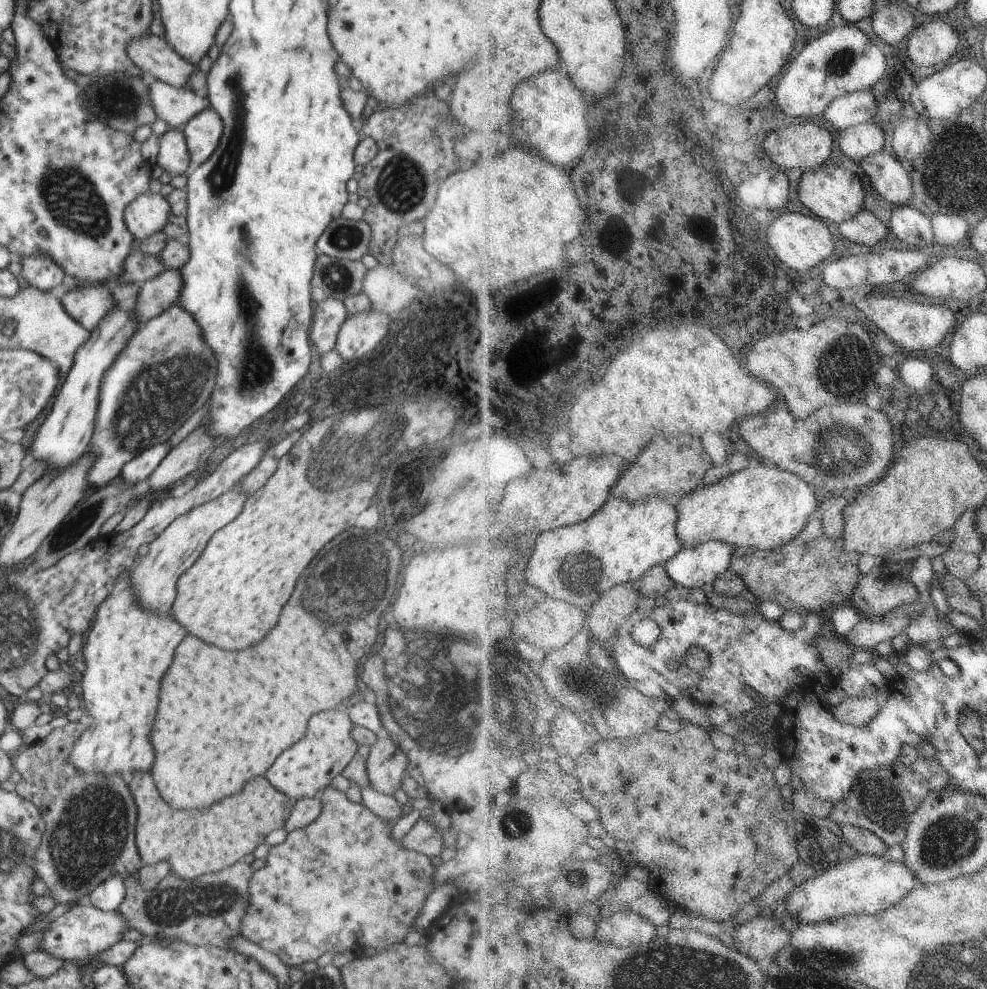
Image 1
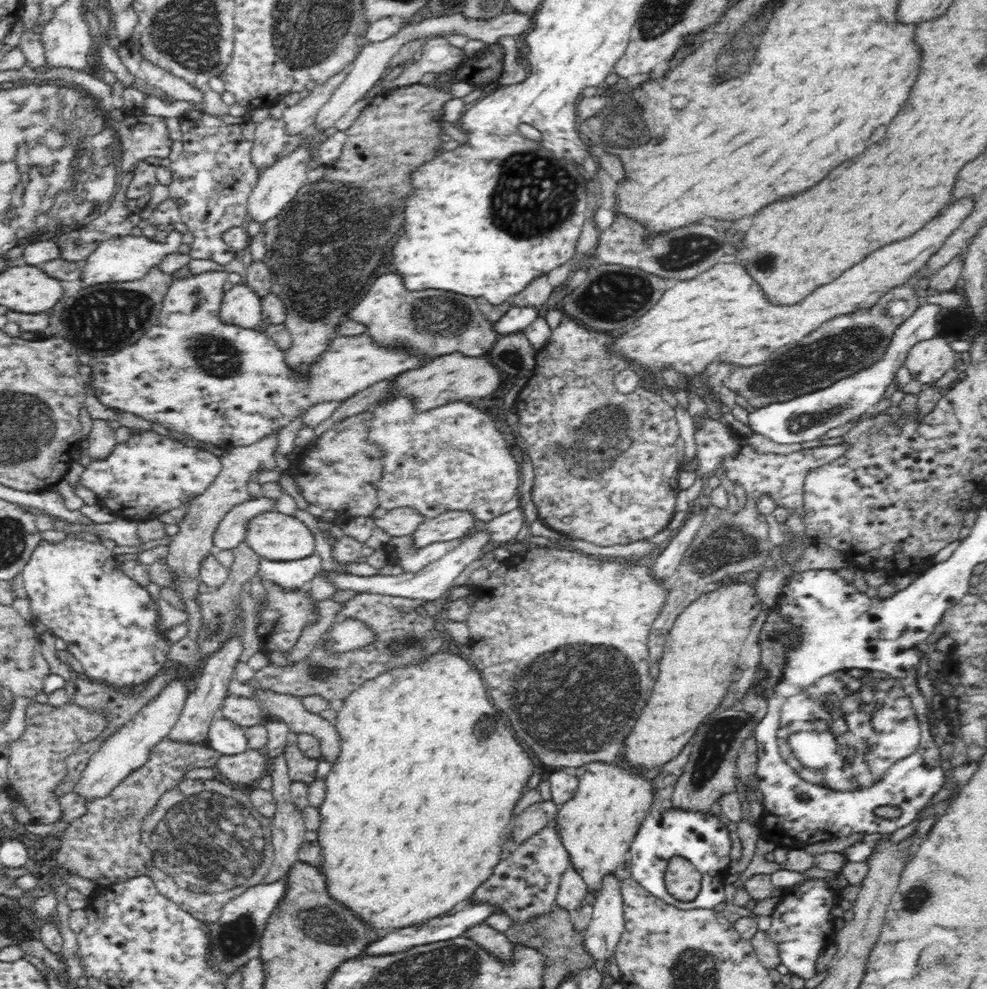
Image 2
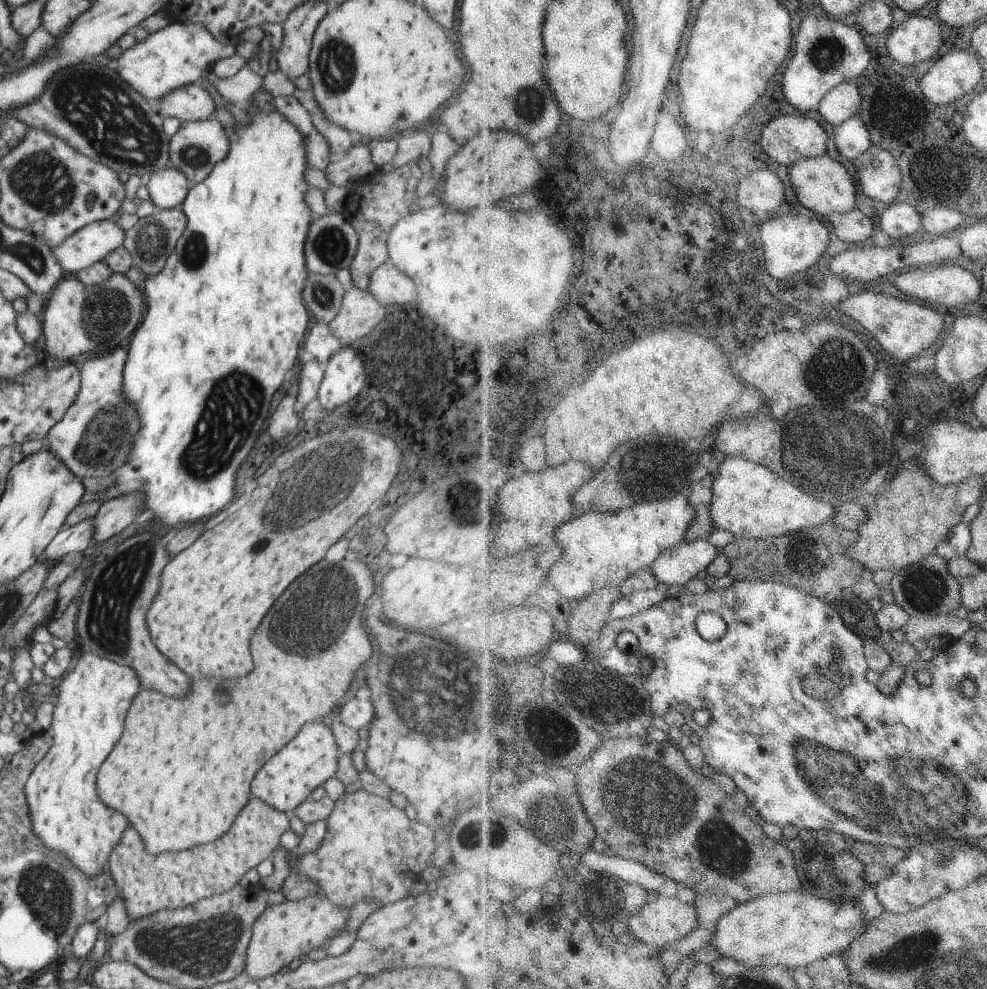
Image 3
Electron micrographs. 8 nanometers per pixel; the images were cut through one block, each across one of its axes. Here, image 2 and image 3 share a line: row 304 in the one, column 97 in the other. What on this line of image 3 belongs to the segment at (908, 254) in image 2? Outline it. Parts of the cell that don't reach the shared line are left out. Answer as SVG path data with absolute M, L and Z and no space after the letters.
M84 651L74 670L56 683L58 702L50 728L51 747L25 784L33 833L46 849L56 849L86 877L106 869L128 818L104 806L96 794L96 774L124 732L126 712L140 690L140 678L116 658Z

